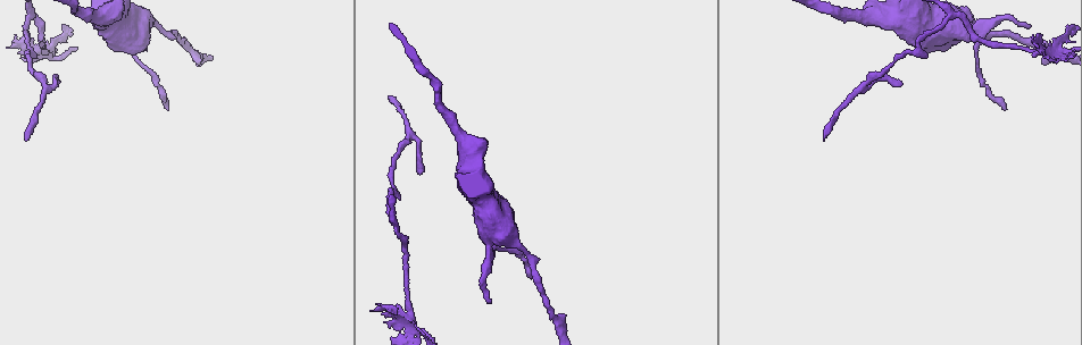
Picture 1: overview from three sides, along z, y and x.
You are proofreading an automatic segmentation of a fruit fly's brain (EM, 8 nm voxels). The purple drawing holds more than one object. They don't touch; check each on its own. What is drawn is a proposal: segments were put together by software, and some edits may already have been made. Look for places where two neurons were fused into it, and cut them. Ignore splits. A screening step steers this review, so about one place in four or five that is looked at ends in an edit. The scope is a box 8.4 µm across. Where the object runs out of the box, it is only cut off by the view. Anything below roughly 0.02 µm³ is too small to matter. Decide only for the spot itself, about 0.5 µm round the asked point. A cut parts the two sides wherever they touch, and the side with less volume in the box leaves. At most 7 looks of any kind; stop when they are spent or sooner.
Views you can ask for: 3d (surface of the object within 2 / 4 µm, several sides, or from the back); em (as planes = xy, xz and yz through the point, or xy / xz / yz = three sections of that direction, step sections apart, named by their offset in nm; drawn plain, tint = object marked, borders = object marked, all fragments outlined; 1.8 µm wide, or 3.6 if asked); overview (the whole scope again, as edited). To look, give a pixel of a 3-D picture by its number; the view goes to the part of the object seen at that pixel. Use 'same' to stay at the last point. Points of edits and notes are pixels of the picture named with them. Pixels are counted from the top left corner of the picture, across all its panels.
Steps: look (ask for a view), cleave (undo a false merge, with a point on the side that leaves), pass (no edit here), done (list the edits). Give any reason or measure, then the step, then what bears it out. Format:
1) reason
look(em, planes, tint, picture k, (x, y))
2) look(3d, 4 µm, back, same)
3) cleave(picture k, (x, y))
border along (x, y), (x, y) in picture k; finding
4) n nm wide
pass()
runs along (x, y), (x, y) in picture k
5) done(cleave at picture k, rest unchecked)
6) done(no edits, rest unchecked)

look(3d, 4 µm, picture 1, (148, 22))

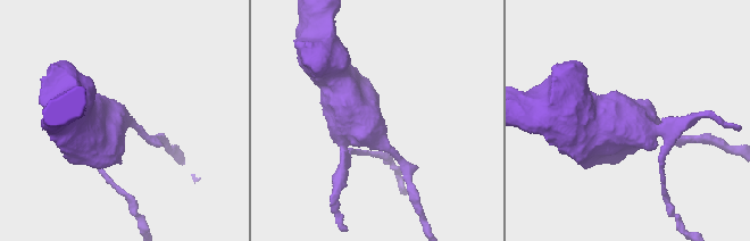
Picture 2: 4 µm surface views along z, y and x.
need the tissue
look(em, 3.6 µm, planes, borders, picture 2, (373, 138))

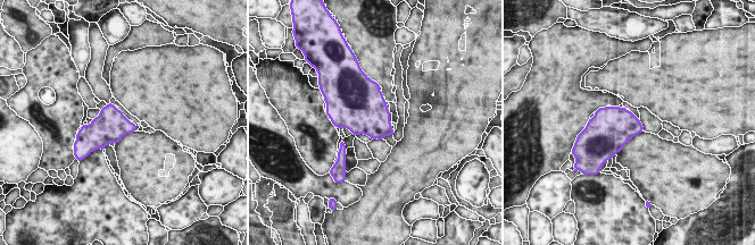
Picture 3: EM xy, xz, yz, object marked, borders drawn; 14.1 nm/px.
pass()
all the same neuron

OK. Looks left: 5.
sudden change in width
look(3d, 2 µm, picture 1, (402, 311))

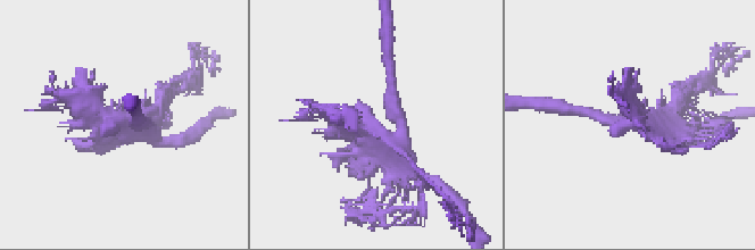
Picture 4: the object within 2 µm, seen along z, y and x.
need the tissue
look(em, 3.6 µm, planes, tint, picture 4, (379, 127))

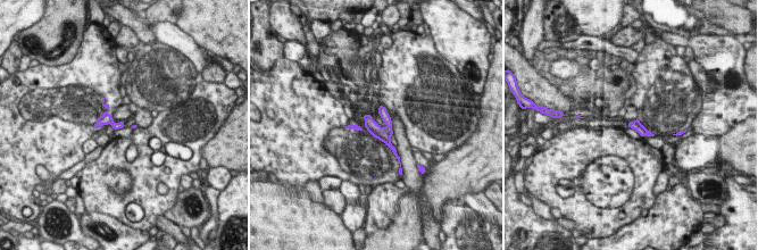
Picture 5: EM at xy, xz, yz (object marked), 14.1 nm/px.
120 nm wide
cleave(picture 5, (390, 146))
the part that leaves runs along (348, 126), (366, 127), (396, 153) in picture 5; two neurons meet here

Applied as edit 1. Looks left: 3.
done(cleave at picture 5, rest unchecked)

